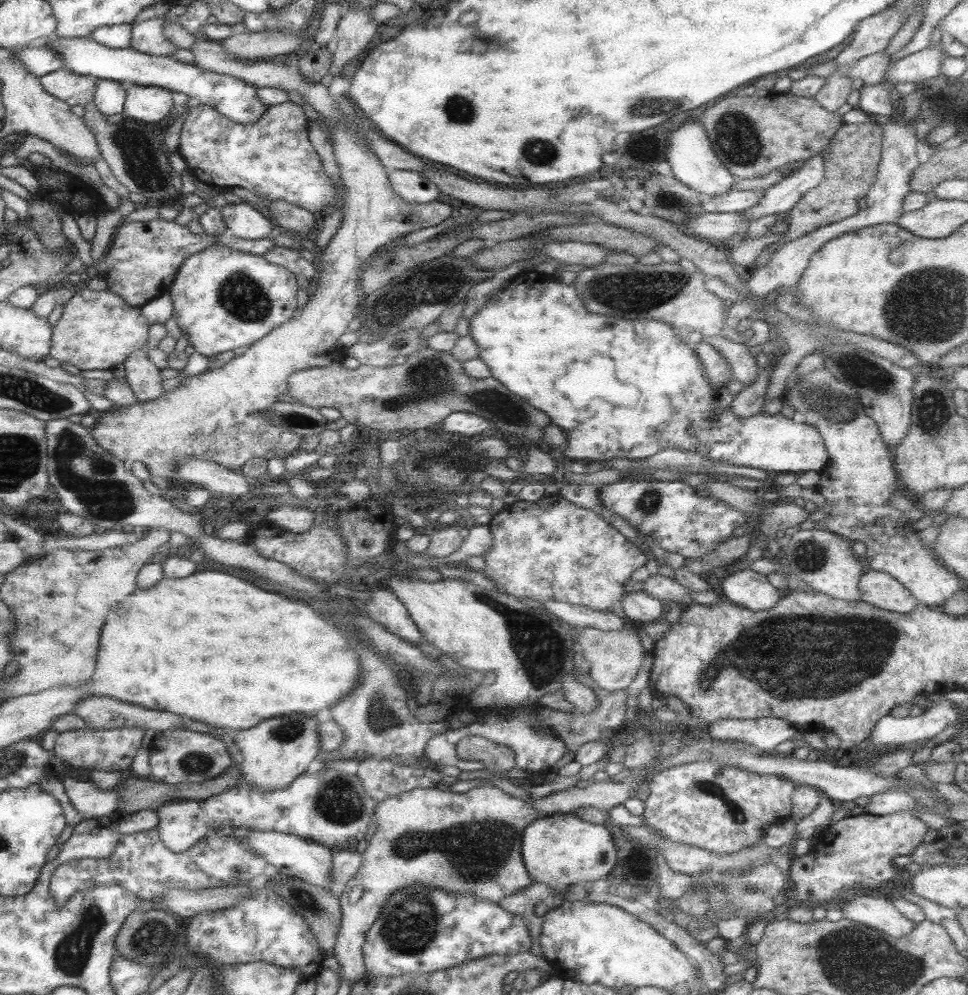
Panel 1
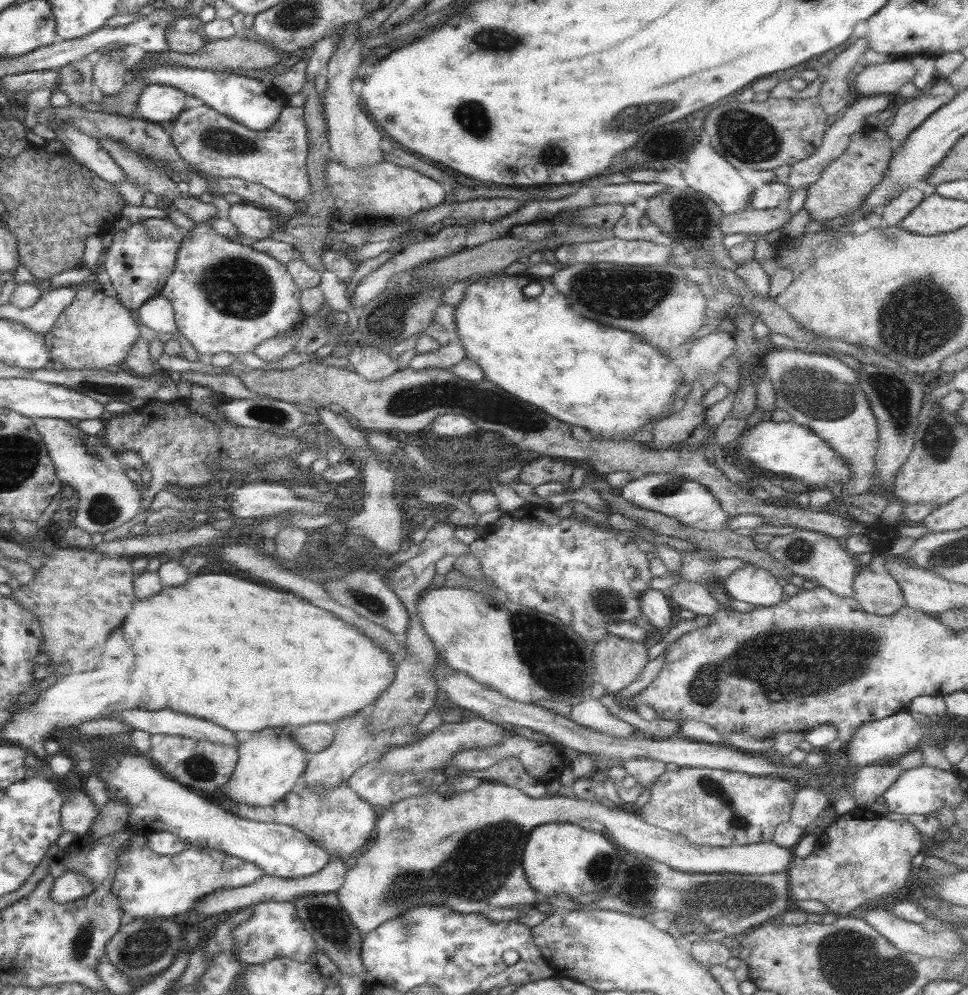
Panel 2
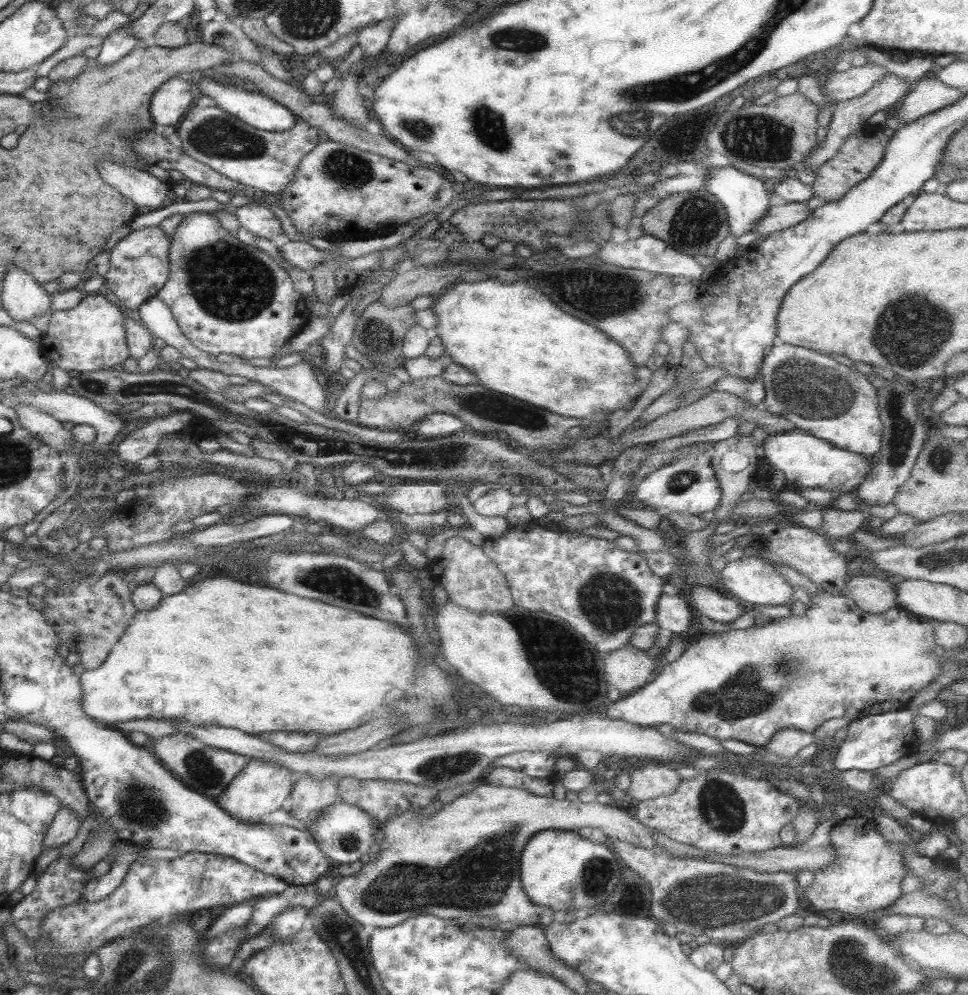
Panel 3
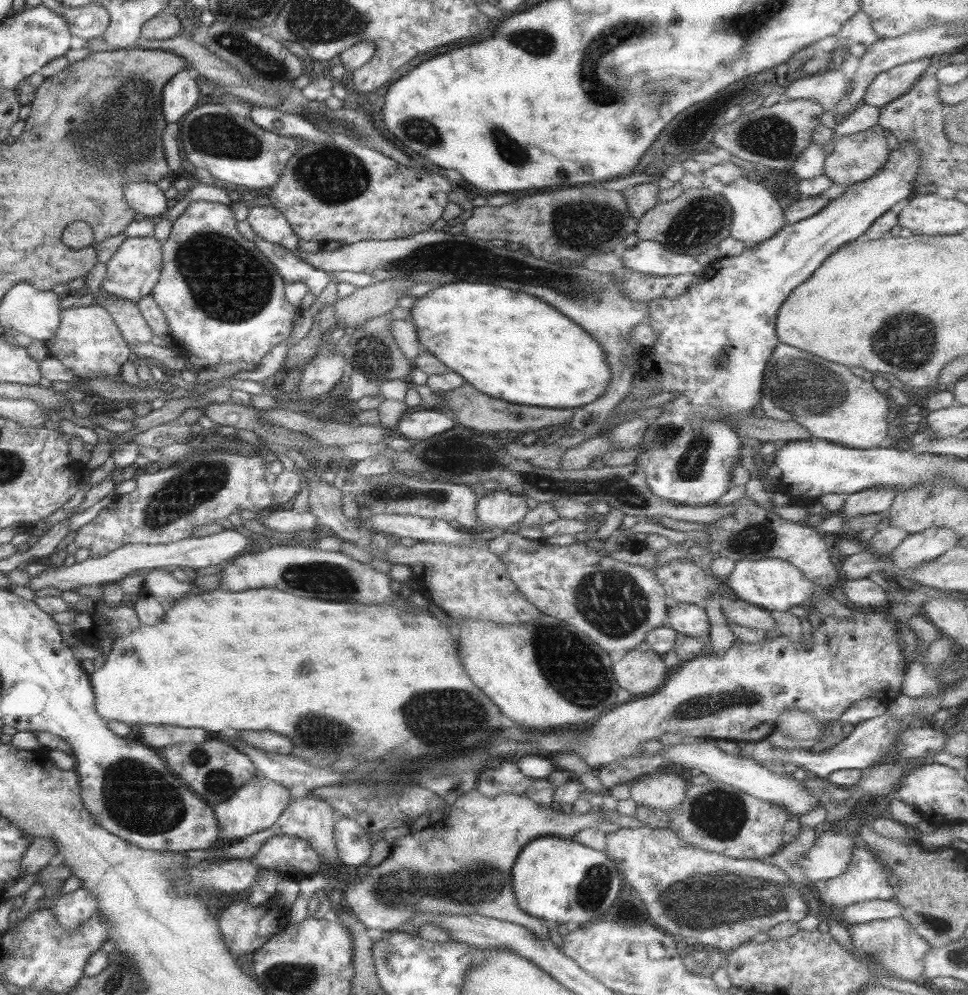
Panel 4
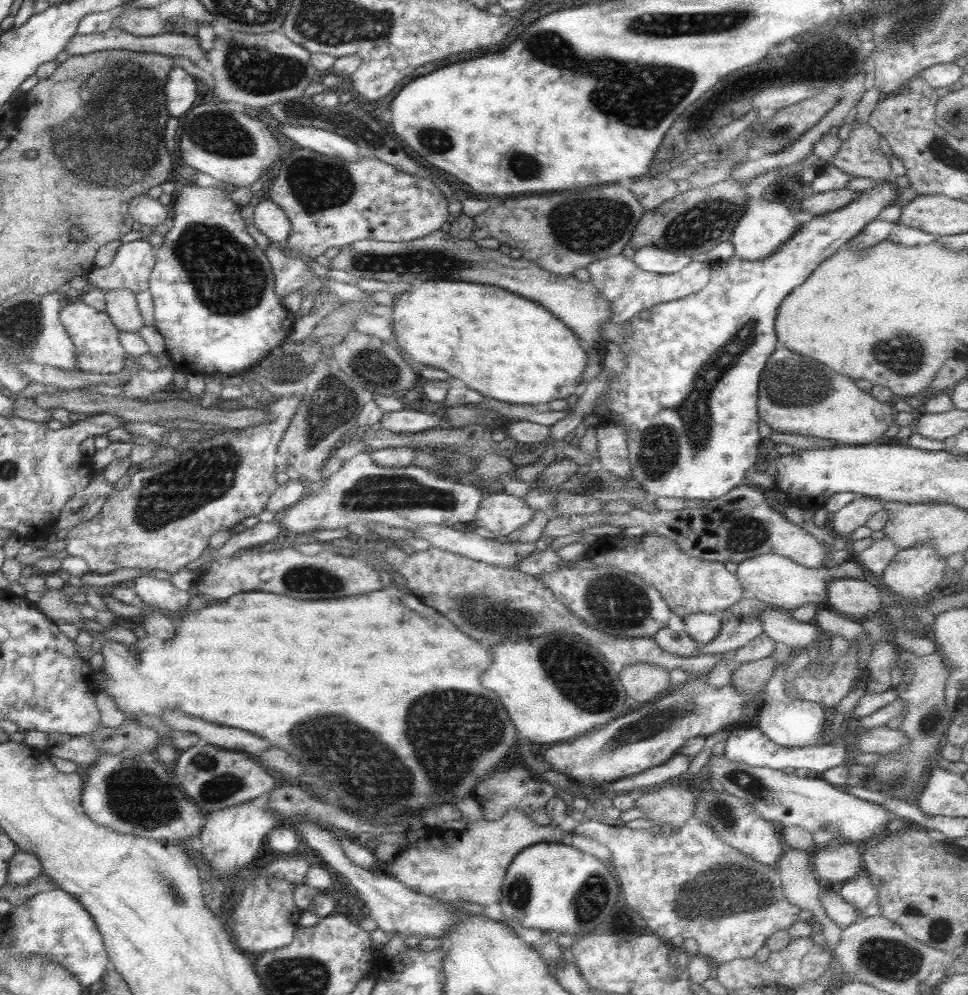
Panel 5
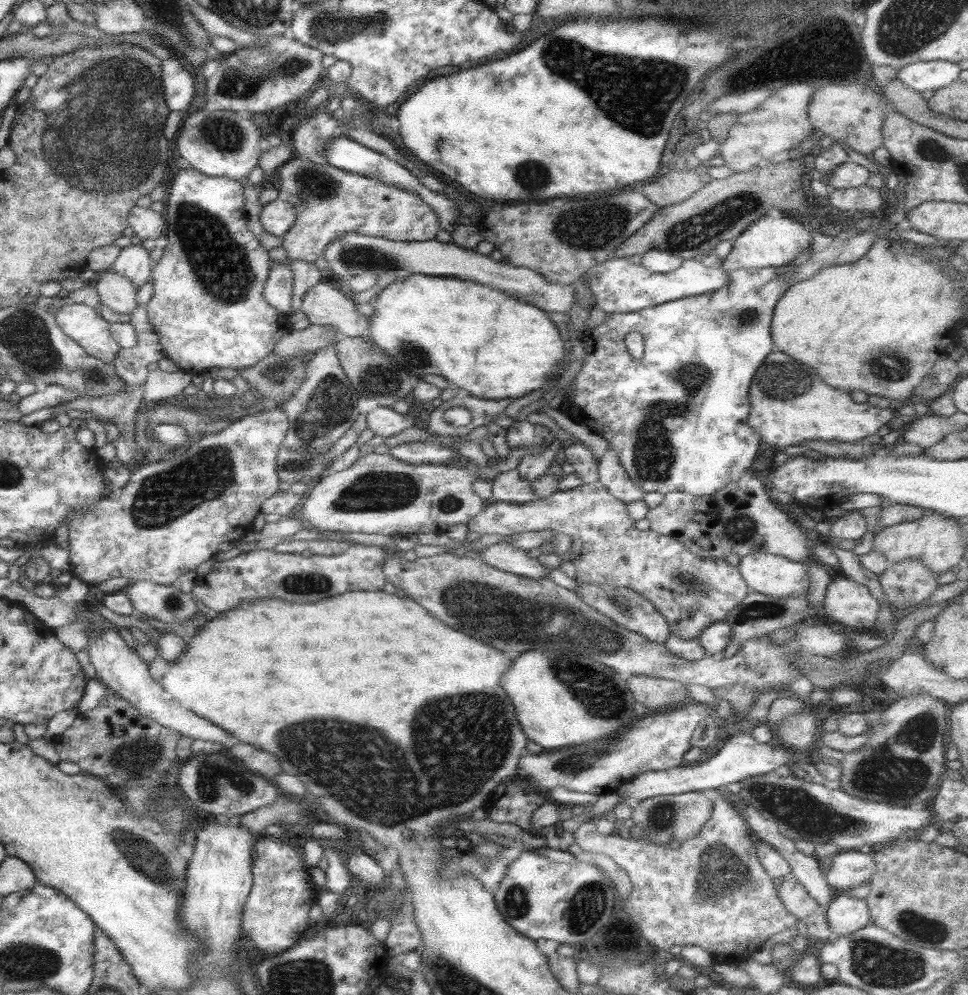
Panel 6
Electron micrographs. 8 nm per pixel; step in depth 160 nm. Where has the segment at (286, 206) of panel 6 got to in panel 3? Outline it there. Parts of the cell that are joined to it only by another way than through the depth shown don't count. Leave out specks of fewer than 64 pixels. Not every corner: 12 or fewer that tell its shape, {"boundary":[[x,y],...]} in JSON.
{"boundary":[[247,200],[234,216],[240,228],[270,241],[282,234],[271,210]]}

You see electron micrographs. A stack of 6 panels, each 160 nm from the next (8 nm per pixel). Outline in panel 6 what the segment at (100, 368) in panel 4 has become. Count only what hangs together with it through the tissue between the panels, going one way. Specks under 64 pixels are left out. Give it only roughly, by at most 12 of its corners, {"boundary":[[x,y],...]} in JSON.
{"boundary":[[84,304],[53,310],[56,325],[90,357],[122,353],[108,323]]}

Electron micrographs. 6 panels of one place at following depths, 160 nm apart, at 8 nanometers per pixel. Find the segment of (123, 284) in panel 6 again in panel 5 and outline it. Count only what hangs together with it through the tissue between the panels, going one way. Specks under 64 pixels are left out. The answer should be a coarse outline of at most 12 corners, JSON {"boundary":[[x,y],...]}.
{"boundary":[[107,290],[104,313],[118,331],[143,325],[135,295]]}

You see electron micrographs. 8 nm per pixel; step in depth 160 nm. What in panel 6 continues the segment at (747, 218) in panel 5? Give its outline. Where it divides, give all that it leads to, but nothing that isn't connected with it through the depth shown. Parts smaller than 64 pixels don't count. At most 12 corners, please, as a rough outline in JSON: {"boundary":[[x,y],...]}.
{"boundary":[[763,215],[732,241],[724,271],[777,268],[810,257],[793,217]]}

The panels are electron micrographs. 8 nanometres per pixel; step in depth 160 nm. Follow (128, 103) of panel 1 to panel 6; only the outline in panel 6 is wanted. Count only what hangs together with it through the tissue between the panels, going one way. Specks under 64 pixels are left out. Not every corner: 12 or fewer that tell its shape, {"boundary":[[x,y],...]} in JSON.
{"boundary":[[178,57],[160,62],[167,110],[183,111],[195,74]]}

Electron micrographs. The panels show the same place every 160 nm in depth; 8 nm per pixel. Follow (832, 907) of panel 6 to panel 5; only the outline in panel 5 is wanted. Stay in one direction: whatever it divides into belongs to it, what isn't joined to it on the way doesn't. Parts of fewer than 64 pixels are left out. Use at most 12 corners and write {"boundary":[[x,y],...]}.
{"boundary":[[859,876],[835,886],[861,918],[879,910],[877,887]]}

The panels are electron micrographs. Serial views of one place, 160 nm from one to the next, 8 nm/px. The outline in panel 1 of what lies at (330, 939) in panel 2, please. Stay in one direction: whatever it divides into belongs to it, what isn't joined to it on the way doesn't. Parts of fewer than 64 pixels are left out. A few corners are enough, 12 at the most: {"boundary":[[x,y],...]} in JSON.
{"boundary":[[279,874],[267,877],[281,900],[332,956],[341,918],[329,889]]}

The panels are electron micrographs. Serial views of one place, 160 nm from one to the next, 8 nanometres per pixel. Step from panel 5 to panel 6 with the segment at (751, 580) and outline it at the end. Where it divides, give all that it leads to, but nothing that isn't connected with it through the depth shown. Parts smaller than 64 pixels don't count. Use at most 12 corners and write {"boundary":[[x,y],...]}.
{"boundary":[[771,553],[743,556],[747,588],[795,598],[809,588],[806,564]]}

